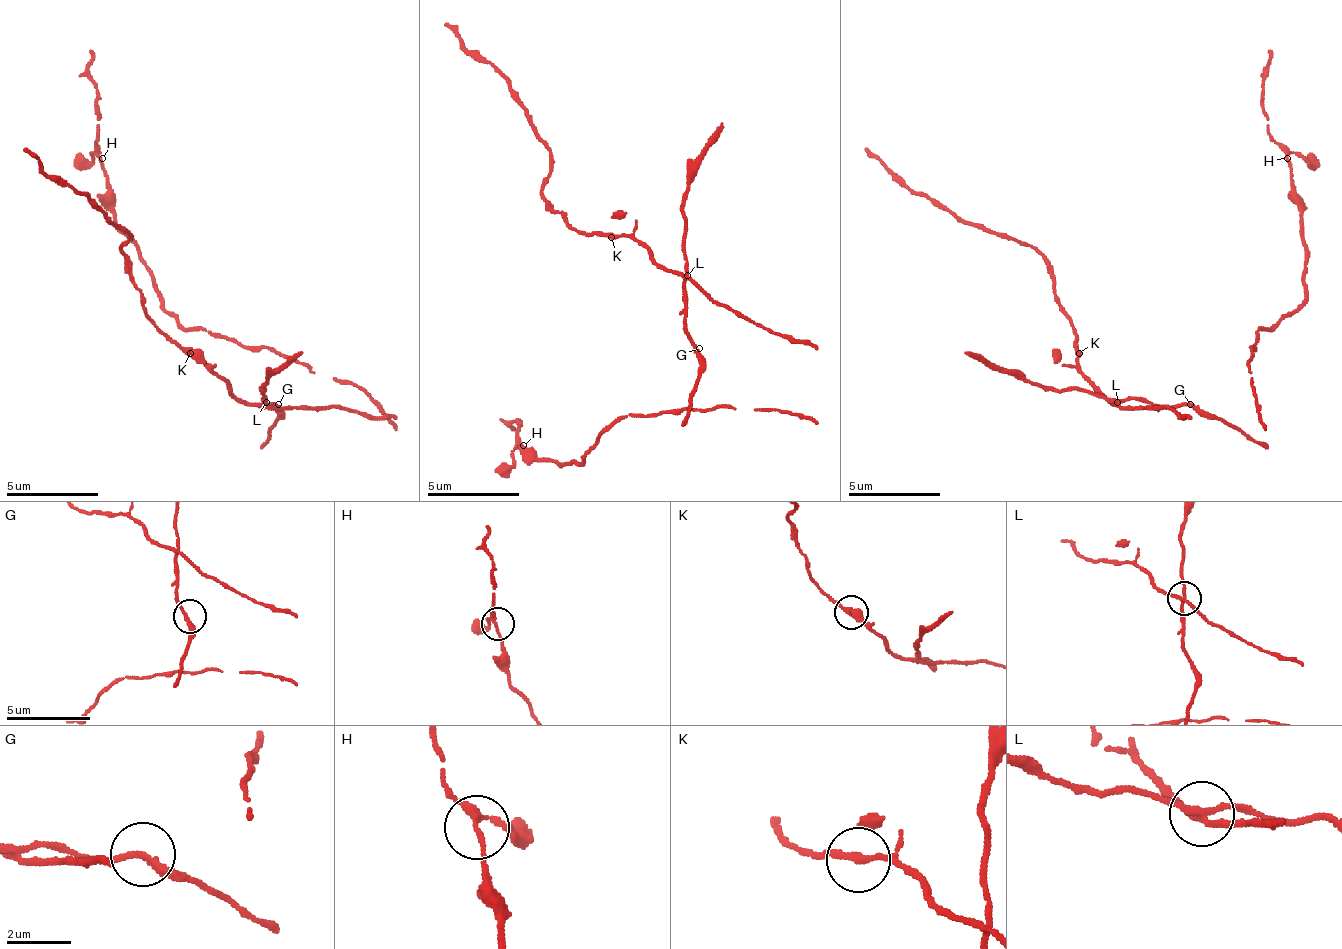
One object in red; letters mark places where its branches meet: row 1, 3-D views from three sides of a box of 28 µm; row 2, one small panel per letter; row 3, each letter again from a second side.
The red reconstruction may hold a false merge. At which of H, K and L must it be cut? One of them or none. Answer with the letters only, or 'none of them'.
L

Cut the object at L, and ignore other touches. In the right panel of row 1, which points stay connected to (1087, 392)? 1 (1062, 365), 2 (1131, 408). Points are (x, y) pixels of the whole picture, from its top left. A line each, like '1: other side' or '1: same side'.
1: other side
2: other side

